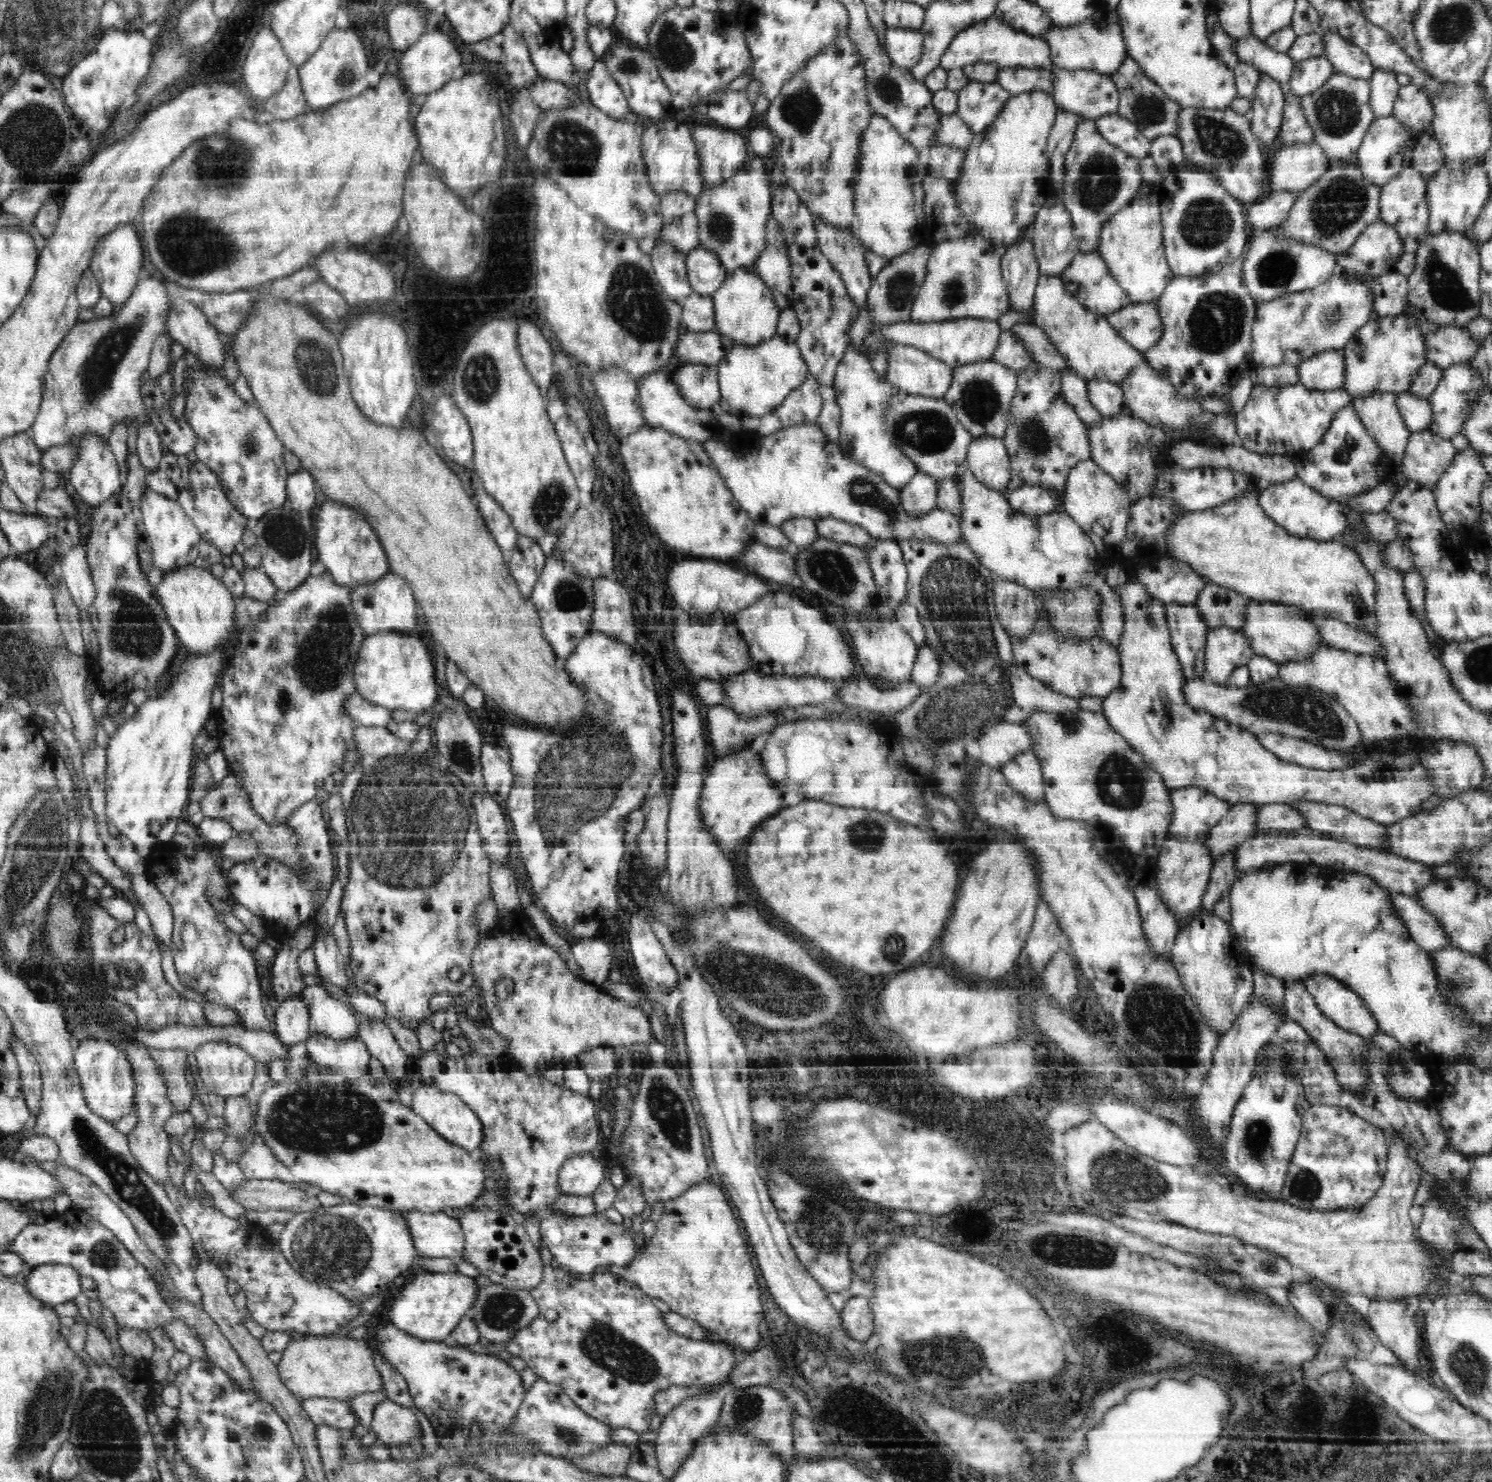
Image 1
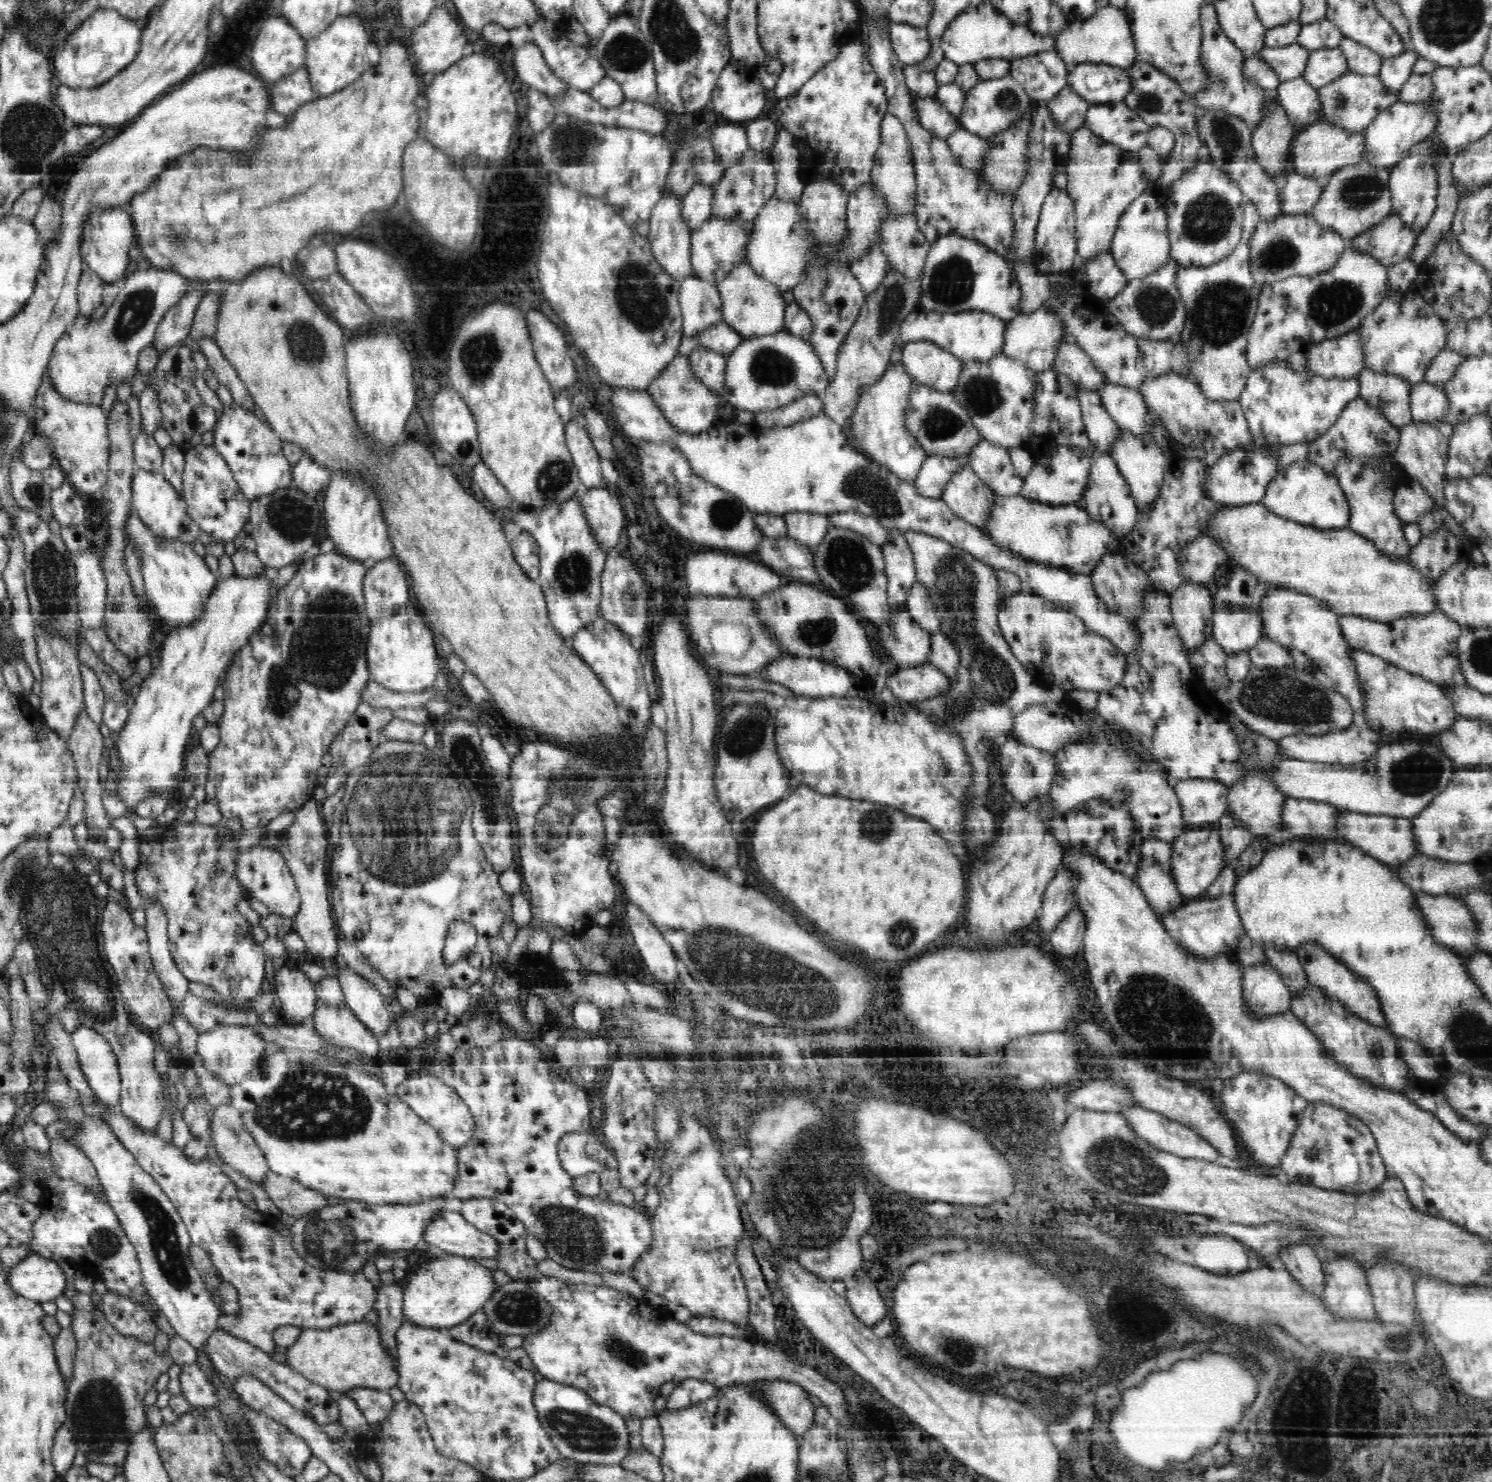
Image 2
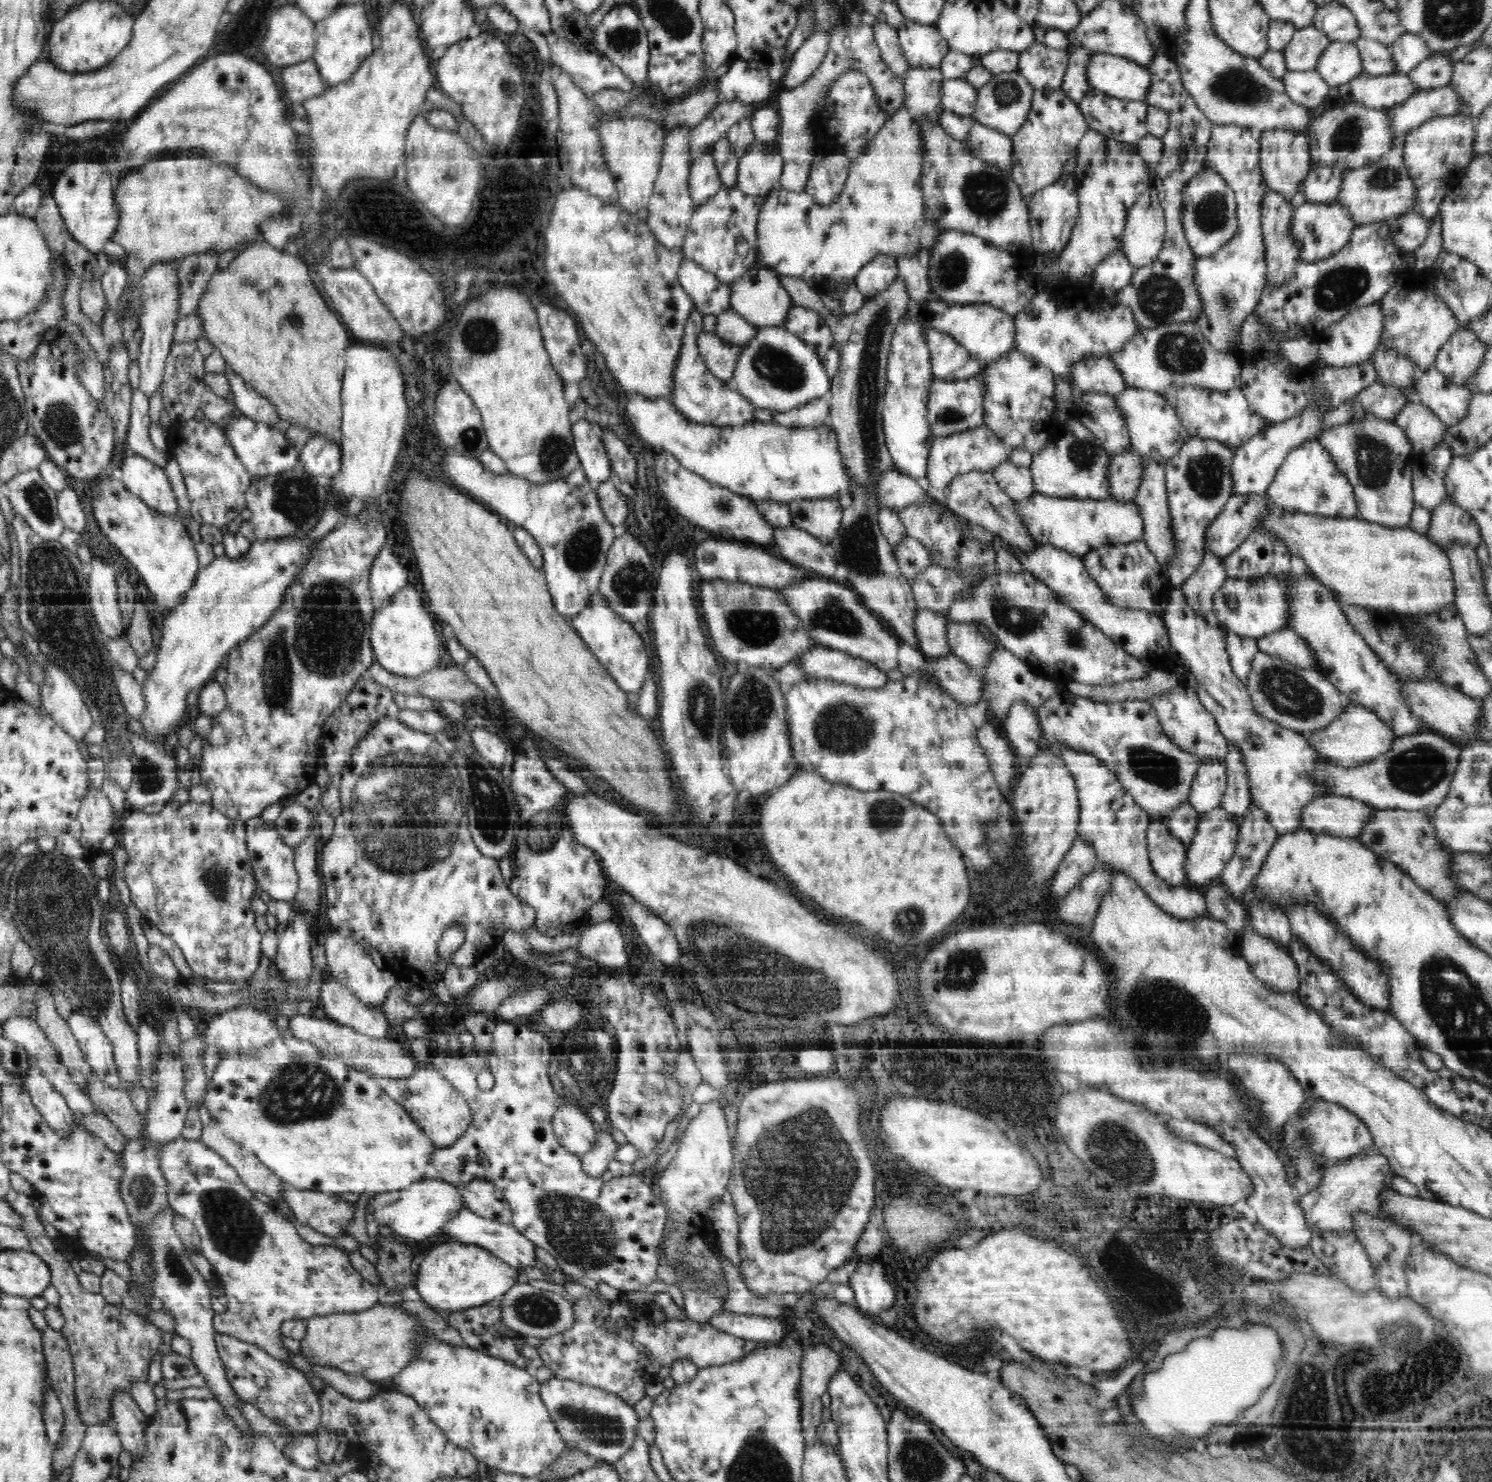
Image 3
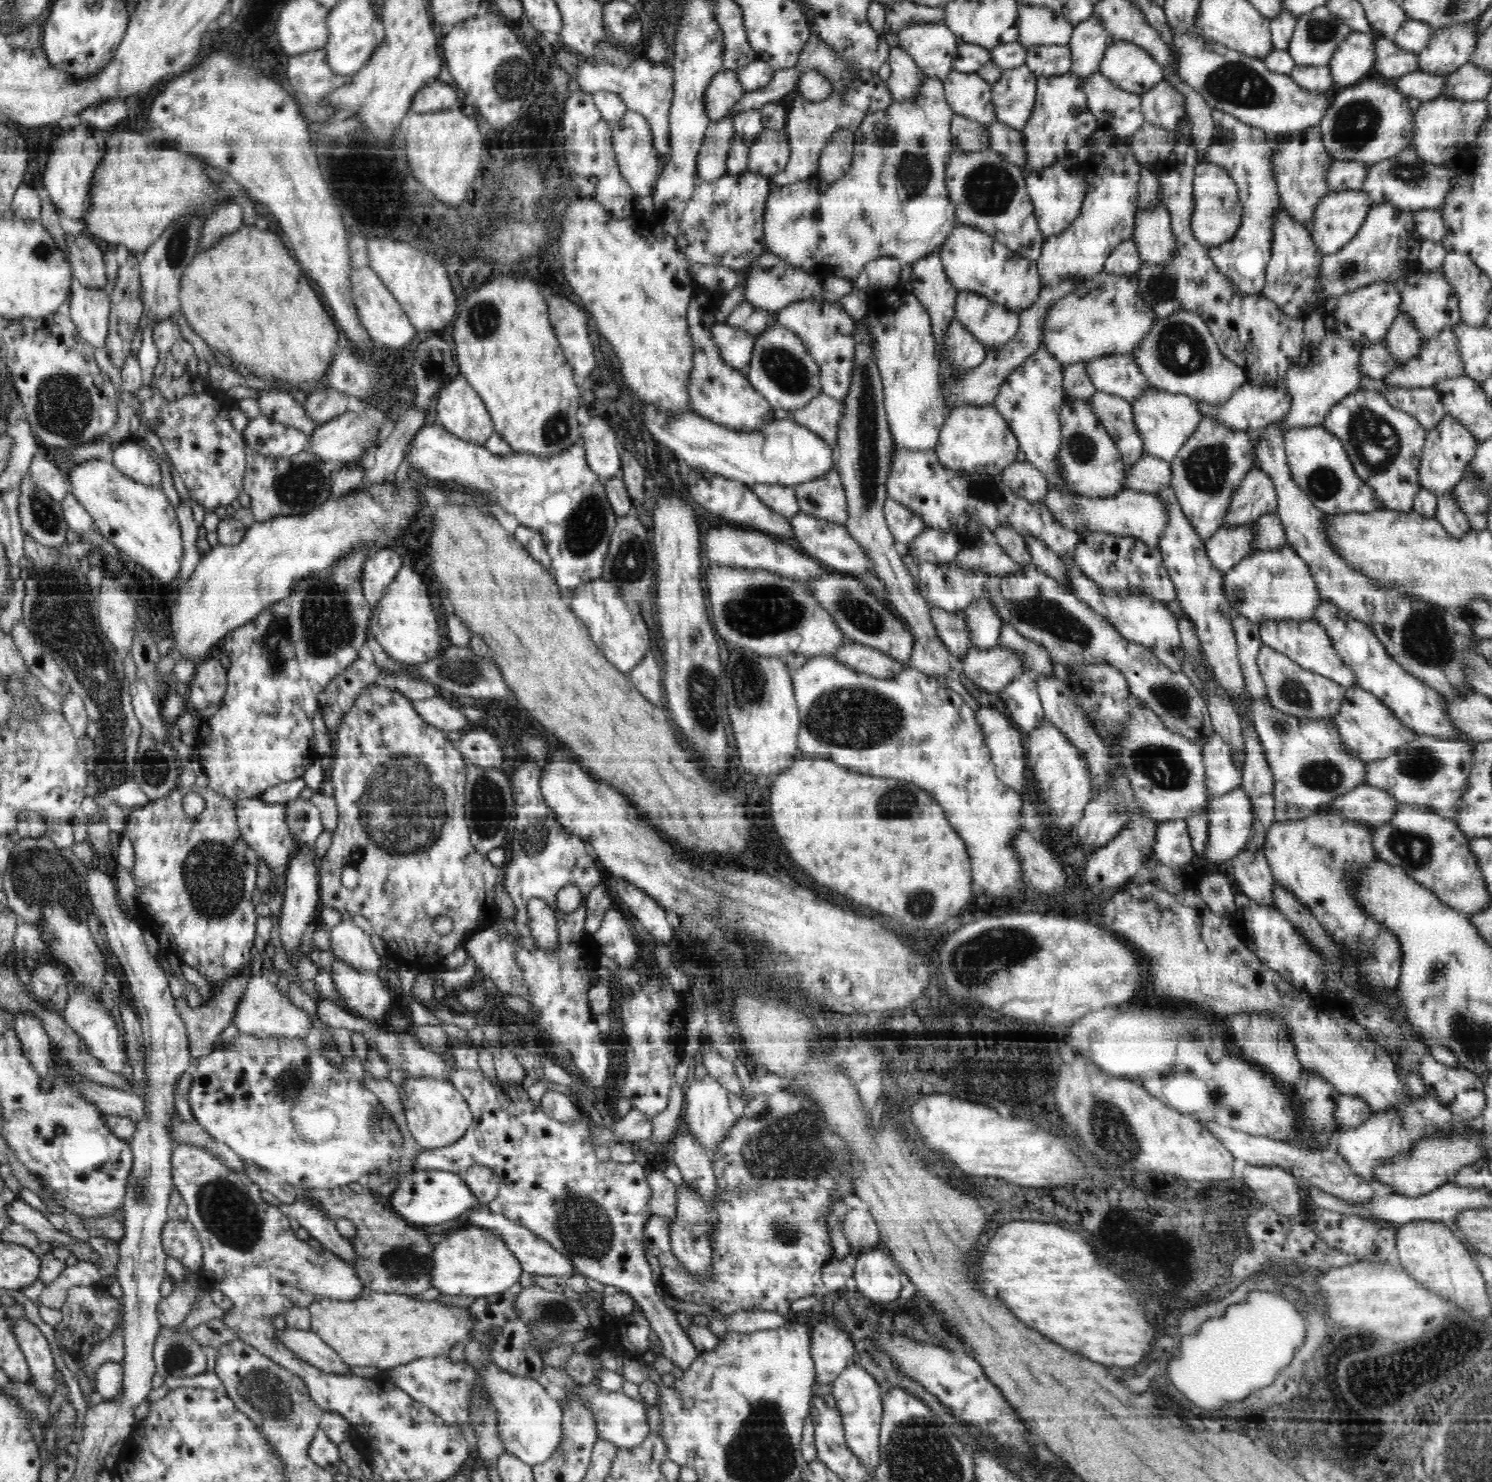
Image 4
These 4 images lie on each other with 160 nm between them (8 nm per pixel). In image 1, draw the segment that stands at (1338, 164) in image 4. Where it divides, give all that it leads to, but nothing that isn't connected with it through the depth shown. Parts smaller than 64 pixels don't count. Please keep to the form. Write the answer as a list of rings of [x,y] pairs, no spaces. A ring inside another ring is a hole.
[[[1272,192],[1256,203],[1246,204],[1246,220],[1251,231],[1263,231],[1282,225],[1298,196],[1296,192]]]

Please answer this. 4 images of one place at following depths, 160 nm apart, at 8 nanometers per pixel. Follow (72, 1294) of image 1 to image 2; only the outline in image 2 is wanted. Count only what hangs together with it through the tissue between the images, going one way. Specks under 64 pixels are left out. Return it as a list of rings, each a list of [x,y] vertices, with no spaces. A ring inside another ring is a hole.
[[[30,1252],[7,1270],[9,1287],[22,1297],[38,1303],[50,1302],[65,1295],[66,1276],[53,1260]]]

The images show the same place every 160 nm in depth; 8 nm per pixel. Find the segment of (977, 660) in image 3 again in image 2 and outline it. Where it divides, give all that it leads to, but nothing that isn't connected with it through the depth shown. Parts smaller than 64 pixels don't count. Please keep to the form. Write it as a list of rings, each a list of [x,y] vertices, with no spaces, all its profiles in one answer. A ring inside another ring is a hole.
[[[942,631],[931,634],[930,638],[930,656],[928,663],[939,668],[939,670],[948,677],[958,676],[958,647],[954,647],[956,642],[950,642]]]

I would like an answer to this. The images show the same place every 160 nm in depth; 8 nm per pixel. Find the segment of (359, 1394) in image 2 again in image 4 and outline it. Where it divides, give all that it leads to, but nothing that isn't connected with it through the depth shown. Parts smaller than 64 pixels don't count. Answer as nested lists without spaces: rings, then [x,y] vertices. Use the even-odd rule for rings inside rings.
[[[287,1326],[277,1332],[277,1339],[281,1340],[281,1343],[298,1358],[308,1364],[312,1363],[312,1366],[324,1373],[354,1375],[338,1353],[311,1330],[293,1329]]]

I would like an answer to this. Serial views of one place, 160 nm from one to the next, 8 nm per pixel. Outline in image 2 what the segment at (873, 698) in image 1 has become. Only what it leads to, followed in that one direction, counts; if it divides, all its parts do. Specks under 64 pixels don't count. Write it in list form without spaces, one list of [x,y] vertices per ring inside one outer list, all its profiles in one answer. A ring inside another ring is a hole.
[[[926,661],[900,672],[895,670],[886,686],[901,702],[922,701],[942,694],[950,686],[950,677]]]

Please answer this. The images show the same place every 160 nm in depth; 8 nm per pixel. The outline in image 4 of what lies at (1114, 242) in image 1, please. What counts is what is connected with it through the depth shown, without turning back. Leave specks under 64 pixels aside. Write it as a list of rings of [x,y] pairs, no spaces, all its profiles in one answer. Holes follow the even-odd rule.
[[[1148,205],[1146,209],[1137,209],[1135,213],[1135,226],[1131,238],[1138,247],[1138,255],[1142,257],[1142,262],[1149,266],[1174,260],[1176,239],[1174,231],[1170,228],[1170,218],[1170,211],[1162,206]]]

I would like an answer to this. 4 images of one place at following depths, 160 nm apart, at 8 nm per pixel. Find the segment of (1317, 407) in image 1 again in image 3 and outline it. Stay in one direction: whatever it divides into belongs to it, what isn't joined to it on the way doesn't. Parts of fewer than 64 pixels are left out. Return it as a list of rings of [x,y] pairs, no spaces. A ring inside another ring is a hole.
[[[1268,358],[1242,367],[1240,388],[1248,399],[1250,410],[1262,418],[1264,426],[1273,426],[1274,423],[1292,419],[1294,415],[1304,414],[1305,408],[1310,406],[1318,407],[1326,416],[1345,400],[1356,396],[1363,388],[1374,384],[1376,376],[1378,373],[1371,361],[1340,368],[1323,366],[1320,374],[1310,375],[1308,370],[1293,365],[1286,358]]]

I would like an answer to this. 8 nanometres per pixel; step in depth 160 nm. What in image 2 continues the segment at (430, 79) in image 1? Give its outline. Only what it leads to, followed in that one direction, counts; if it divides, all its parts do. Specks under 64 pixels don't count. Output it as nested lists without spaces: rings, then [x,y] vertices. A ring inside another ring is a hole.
[[[435,6],[430,16],[419,27],[414,27],[409,34],[411,56],[414,54],[414,58],[418,58],[414,60],[414,64],[422,74],[434,72],[441,75],[454,64],[458,64],[458,60],[474,53],[474,46],[468,41],[462,24],[458,23],[458,19],[452,16],[446,7]]]

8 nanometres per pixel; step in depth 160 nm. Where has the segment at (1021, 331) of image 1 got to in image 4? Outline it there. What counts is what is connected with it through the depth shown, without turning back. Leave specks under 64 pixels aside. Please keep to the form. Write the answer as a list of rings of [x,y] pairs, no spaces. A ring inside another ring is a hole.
[[[1131,353],[1099,356],[1088,361],[1086,369],[1097,391],[1121,396],[1131,403],[1152,387]]]

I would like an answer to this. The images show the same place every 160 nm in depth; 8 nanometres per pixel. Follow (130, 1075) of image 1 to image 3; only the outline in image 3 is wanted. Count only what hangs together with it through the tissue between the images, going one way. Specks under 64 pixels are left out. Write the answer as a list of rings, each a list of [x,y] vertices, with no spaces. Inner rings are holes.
[[[74,1010],[67,1021],[93,1074],[108,1087],[122,1089],[122,1078],[115,1064],[113,1045],[99,1024],[80,1010]]]

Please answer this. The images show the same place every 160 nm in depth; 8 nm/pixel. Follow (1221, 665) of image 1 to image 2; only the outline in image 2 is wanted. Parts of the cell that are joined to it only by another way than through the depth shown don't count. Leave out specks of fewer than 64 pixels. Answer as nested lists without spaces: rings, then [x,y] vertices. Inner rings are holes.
[[[1213,600],[1214,642],[1228,655],[1254,648],[1264,636],[1259,613]]]

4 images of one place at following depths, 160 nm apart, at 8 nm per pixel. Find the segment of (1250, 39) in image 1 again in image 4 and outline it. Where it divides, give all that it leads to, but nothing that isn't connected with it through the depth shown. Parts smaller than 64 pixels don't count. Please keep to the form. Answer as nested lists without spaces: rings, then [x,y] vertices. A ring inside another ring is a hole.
[[[1328,5],[1318,6],[1296,19],[1295,31],[1287,50],[1297,66],[1326,66],[1332,61],[1332,56],[1340,46],[1340,42],[1344,42],[1349,34],[1350,27],[1332,14]]]

